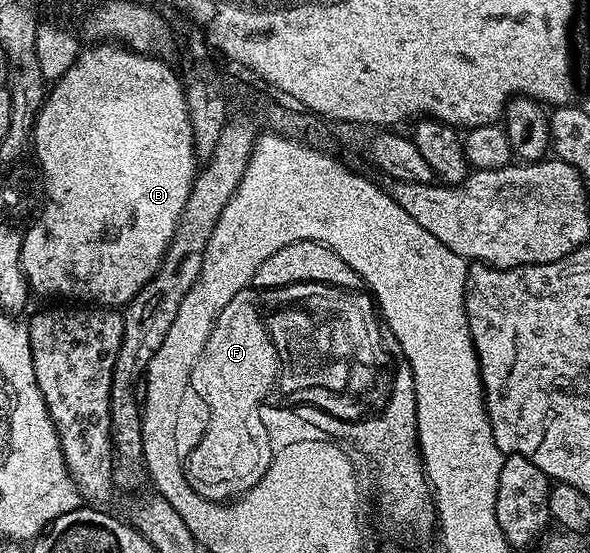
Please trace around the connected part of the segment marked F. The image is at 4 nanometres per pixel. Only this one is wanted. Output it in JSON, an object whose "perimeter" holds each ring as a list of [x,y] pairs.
{"perimeter":[[[250,288],[241,290],[232,296],[232,300],[228,300],[228,304],[224,304],[208,336],[206,347],[190,373],[191,386],[210,410],[210,419],[203,438],[185,455],[186,479],[190,487],[209,502],[225,503],[245,494],[261,480],[264,472],[268,472],[276,453],[275,443],[263,435],[261,426],[258,426],[257,419],[254,418],[254,402],[262,397],[274,374],[274,354],[271,354],[273,346],[268,341],[270,330],[258,319],[258,306],[254,303],[253,293],[255,291]]]}

